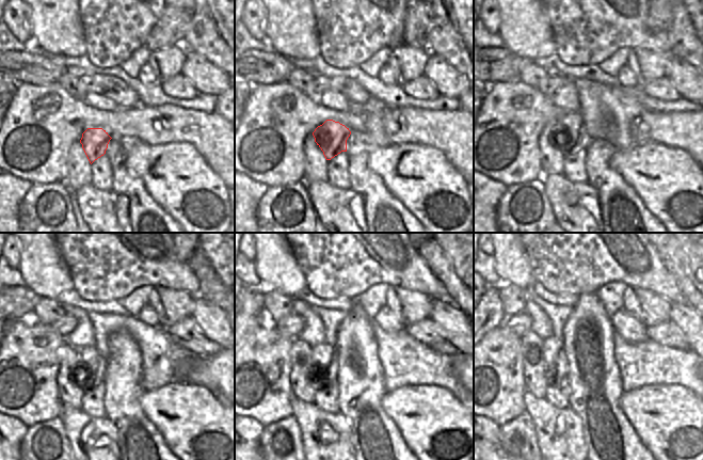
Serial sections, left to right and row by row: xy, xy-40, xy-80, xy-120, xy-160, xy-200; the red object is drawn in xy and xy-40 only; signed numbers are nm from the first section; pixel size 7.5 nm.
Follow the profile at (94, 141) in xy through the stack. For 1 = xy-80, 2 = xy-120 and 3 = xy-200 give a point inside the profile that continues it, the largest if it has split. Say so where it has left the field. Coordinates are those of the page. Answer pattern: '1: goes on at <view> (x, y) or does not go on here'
1: goes on at xy-80 (568, 136)
2: goes on at xy-120 (88, 373)
3: goes on at xy-200 (556, 361)

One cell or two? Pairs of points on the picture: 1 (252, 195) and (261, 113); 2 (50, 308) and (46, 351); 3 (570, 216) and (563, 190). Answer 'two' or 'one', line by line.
1: two
2: two
3: one

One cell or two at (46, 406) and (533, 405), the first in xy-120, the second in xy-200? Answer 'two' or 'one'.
two

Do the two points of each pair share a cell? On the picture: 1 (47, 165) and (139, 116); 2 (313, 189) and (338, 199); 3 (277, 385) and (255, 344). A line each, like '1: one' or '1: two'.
1: one
2: one
3: one

